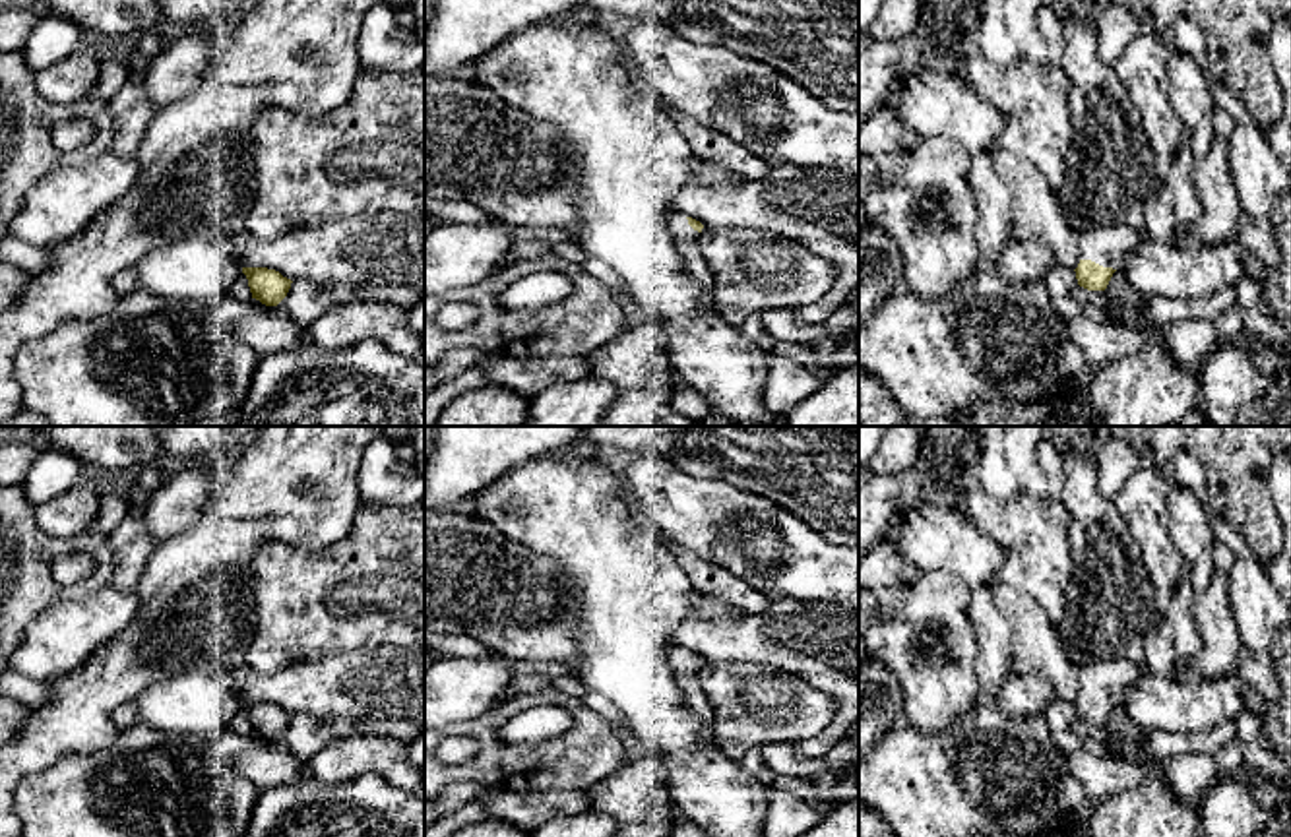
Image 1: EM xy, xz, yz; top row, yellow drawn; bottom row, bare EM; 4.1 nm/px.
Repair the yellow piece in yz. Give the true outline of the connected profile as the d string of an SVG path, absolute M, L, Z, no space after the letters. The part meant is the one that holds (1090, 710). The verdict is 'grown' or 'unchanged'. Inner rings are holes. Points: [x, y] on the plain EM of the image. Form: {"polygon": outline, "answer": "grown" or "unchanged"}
{"polygon": "M1126 659L1093 661L1080 666L1082 694L1078 698L1078 719L1087 725L1105 725L1113 707L1122 703L1124 692L1149 668L1146 663Z", "answer": "grown"}

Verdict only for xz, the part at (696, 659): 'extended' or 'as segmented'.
extended

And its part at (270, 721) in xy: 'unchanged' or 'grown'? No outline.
unchanged

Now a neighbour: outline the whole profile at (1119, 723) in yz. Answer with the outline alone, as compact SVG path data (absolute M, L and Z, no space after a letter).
M1118 703L1113 707L1105 727L1111 730L1111 734L1120 740L1132 740L1132 742L1144 742L1149 730L1138 727L1128 717L1126 709Z

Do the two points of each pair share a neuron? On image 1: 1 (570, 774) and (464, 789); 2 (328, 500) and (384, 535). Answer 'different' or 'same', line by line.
1: different
2: different

